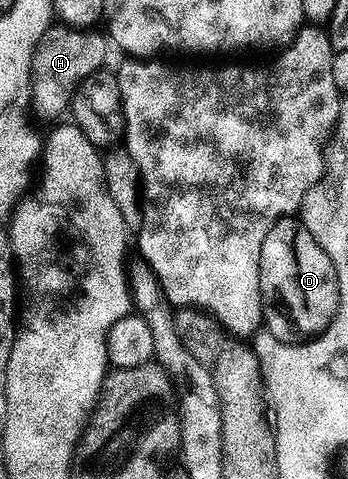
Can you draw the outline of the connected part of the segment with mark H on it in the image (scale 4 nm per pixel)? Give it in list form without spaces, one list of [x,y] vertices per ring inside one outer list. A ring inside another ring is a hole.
[[[63,24],[53,25],[43,42],[36,49],[32,61],[32,97],[35,105],[48,118],[56,118],[67,111],[72,104],[72,95],[77,86],[95,74],[105,69],[110,42],[103,33],[96,28],[77,28]]]

